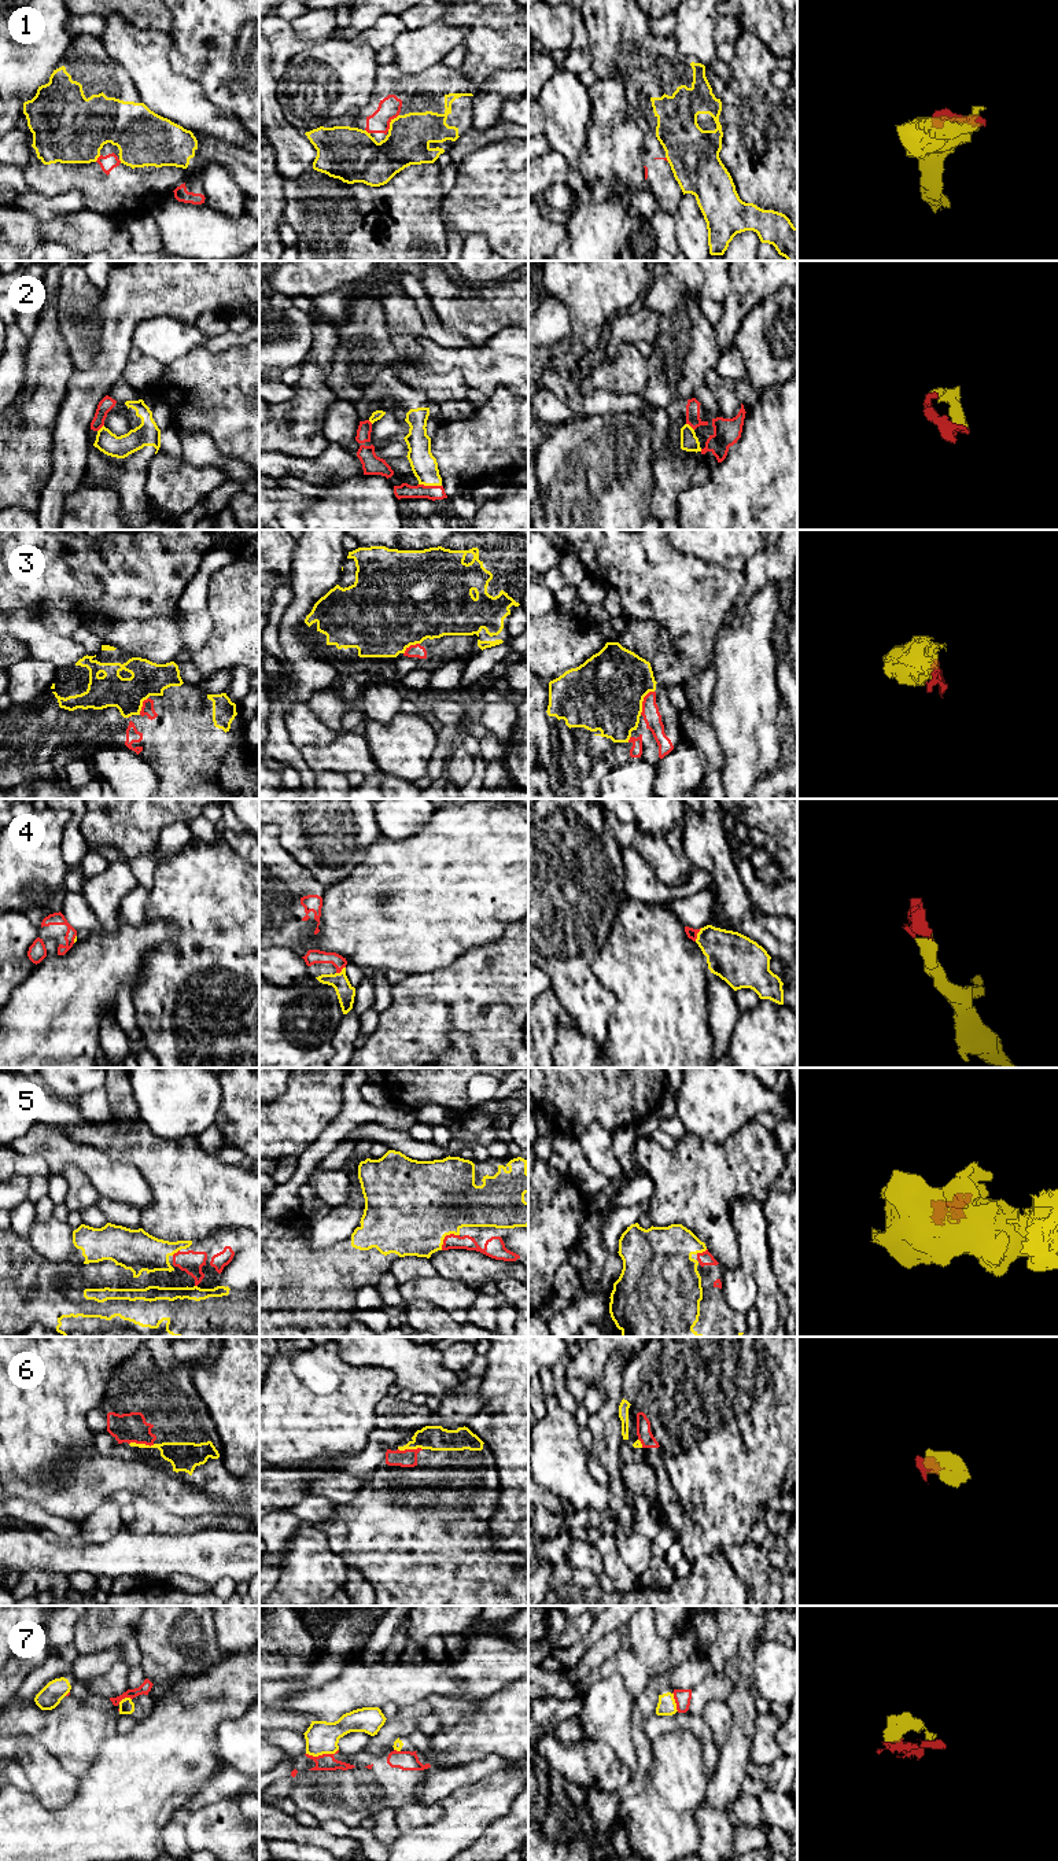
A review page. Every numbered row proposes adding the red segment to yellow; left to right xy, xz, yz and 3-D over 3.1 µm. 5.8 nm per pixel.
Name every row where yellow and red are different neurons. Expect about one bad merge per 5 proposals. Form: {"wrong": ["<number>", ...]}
{"wrong": ["7"]}

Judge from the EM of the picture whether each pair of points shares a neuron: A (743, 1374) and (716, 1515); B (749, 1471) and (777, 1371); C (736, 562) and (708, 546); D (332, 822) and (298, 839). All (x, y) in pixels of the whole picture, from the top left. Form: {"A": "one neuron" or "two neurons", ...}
{"A": "one neuron", "B": "one neuron", "C": "one neuron", "D": "one neuron"}

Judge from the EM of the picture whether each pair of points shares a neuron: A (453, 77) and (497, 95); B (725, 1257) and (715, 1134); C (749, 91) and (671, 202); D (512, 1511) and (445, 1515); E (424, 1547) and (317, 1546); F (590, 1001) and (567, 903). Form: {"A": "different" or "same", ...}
{"A": "different", "B": "different", "C": "different", "D": "different", "E": "different", "F": "same"}

